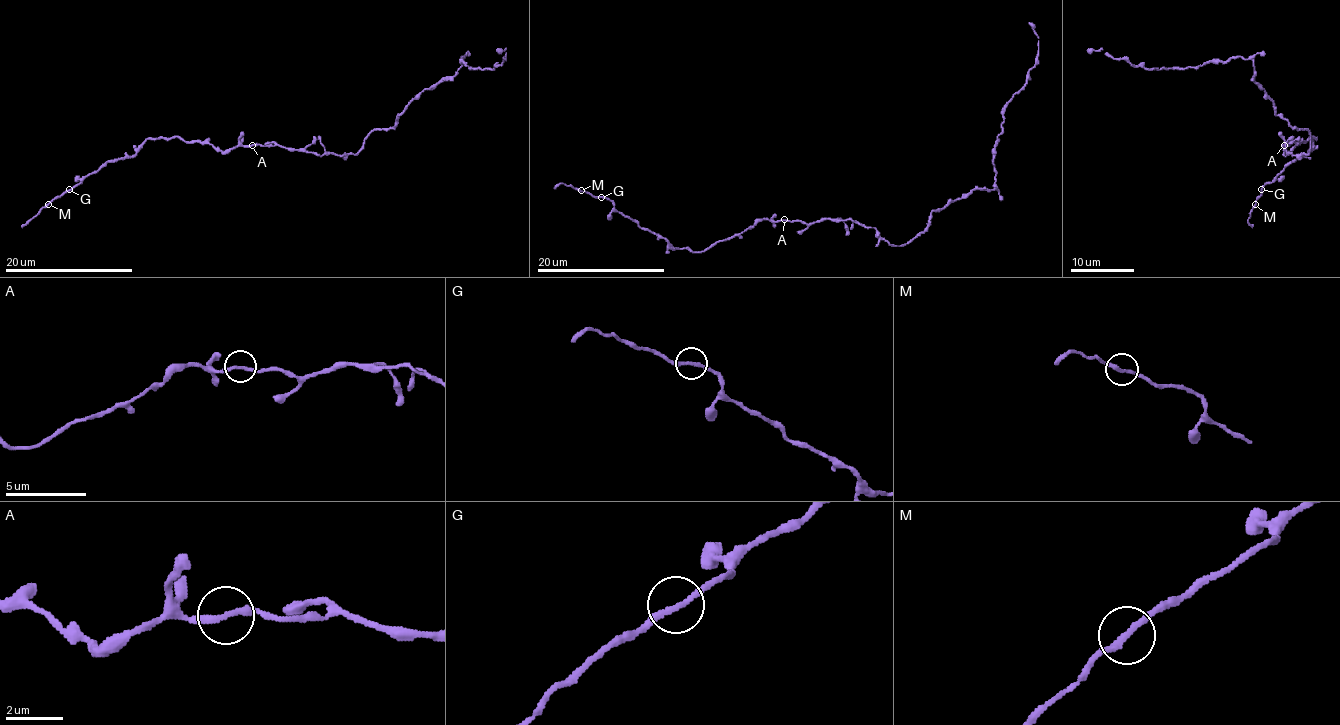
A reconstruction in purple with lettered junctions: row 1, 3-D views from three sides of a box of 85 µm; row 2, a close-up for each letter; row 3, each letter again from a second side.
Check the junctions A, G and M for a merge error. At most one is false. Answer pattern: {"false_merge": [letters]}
{"false_merge": ["A"]}

